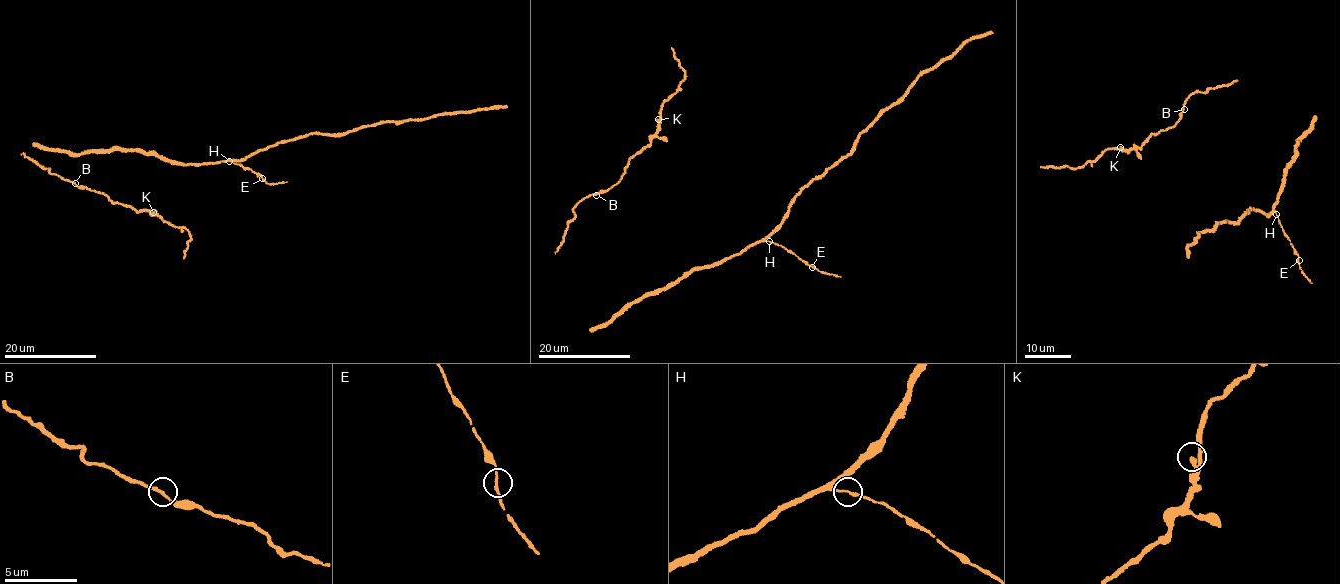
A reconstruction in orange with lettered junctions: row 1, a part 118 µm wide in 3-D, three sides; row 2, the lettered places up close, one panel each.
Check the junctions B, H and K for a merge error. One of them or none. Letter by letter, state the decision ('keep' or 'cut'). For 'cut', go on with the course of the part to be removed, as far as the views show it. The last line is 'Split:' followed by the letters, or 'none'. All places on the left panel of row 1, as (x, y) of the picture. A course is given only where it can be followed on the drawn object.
B: keep
H: keep
K: keep
Split: none

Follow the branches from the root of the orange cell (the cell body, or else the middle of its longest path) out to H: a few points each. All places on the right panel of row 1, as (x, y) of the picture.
H: (1296, 153), (1294, 162), (1286, 170), (1284, 185), (1273, 207), (1276, 215)

